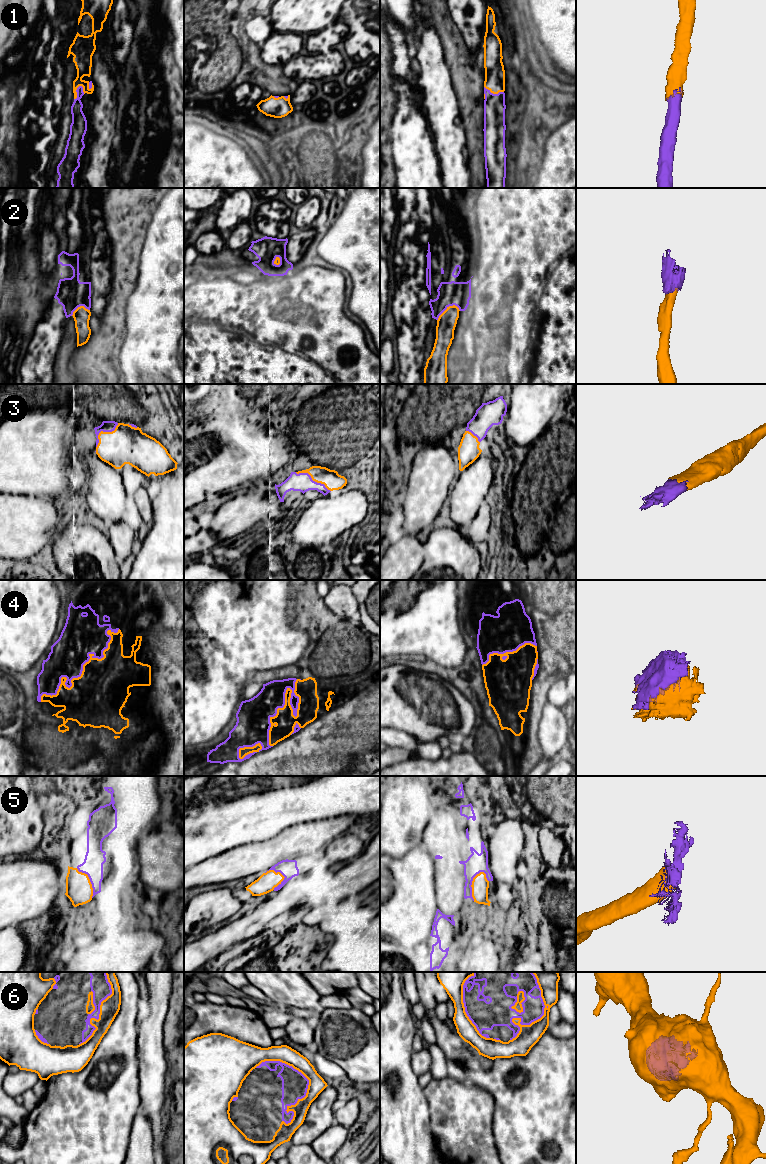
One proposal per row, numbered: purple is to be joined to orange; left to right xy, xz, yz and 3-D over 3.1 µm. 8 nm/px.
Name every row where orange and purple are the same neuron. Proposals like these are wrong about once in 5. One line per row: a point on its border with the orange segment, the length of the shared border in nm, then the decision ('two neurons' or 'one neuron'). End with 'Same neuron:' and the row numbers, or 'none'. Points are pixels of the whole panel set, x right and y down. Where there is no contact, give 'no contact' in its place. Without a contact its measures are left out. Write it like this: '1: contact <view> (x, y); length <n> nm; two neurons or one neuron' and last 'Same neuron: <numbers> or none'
1: contact xy (76, 92); length 130 nm; one neuron
2: contact yz (447, 308); length 200 nm; one neuron
3: contact xz (312, 479); length 320 nm; one neuron
4: contact xy (81, 675); length 850 nm; one neuron
5: contact yz (472, 884); length 260 nm; one neuron
6: contact xz (309, 1081); length 550 nm; one neuron
Same neuron: 1, 2, 3, 4, 5, 6

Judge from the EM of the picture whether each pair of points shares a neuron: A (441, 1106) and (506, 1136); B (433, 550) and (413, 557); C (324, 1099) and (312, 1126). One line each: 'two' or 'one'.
A: two
B: two
C: one

